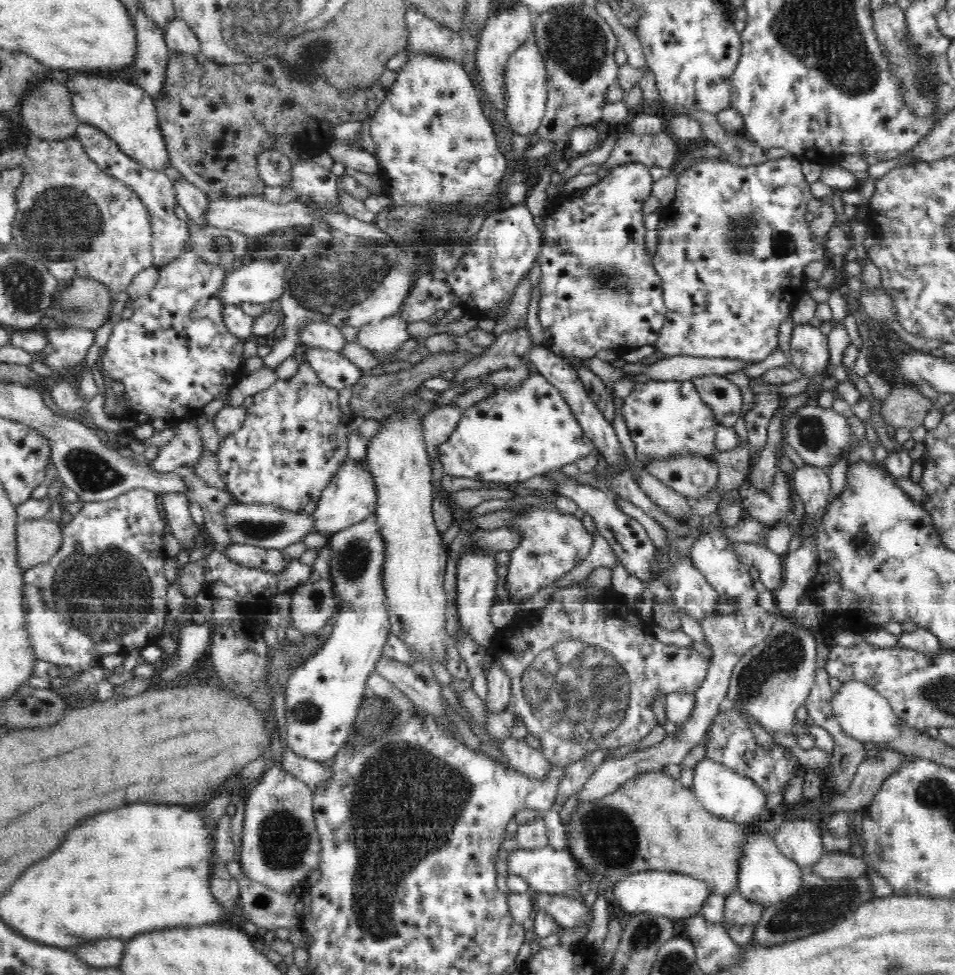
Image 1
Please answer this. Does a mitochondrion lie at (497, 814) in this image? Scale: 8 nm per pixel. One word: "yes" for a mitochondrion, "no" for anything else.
no

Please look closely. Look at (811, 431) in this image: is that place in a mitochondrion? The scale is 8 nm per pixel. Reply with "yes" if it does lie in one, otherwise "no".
yes

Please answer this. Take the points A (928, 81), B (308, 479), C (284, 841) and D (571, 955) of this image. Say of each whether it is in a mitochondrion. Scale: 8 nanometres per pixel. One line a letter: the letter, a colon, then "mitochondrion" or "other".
A: mitochondrion
B: other
C: mitochondrion
D: other

